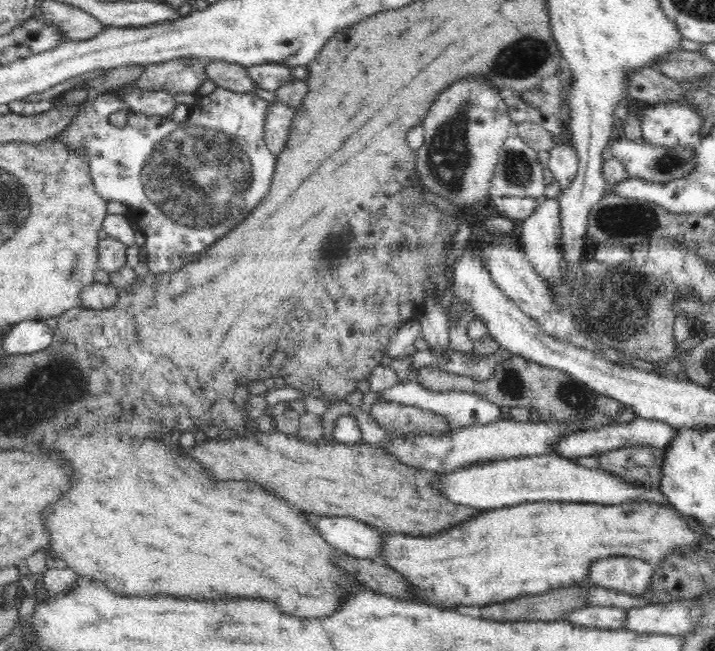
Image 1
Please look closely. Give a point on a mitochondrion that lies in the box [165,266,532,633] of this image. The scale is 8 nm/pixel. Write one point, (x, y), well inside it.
(511, 384)

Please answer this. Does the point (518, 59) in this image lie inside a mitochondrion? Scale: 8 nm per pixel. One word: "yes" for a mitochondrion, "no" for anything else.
yes

